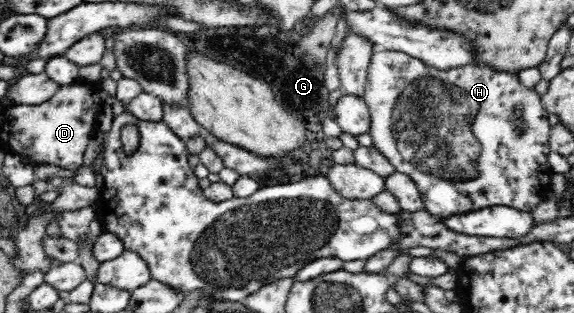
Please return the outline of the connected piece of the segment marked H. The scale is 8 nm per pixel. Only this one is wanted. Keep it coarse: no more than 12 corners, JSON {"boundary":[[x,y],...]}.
{"boundary":[[371,54],[375,147],[434,217],[551,192],[517,73]]}

